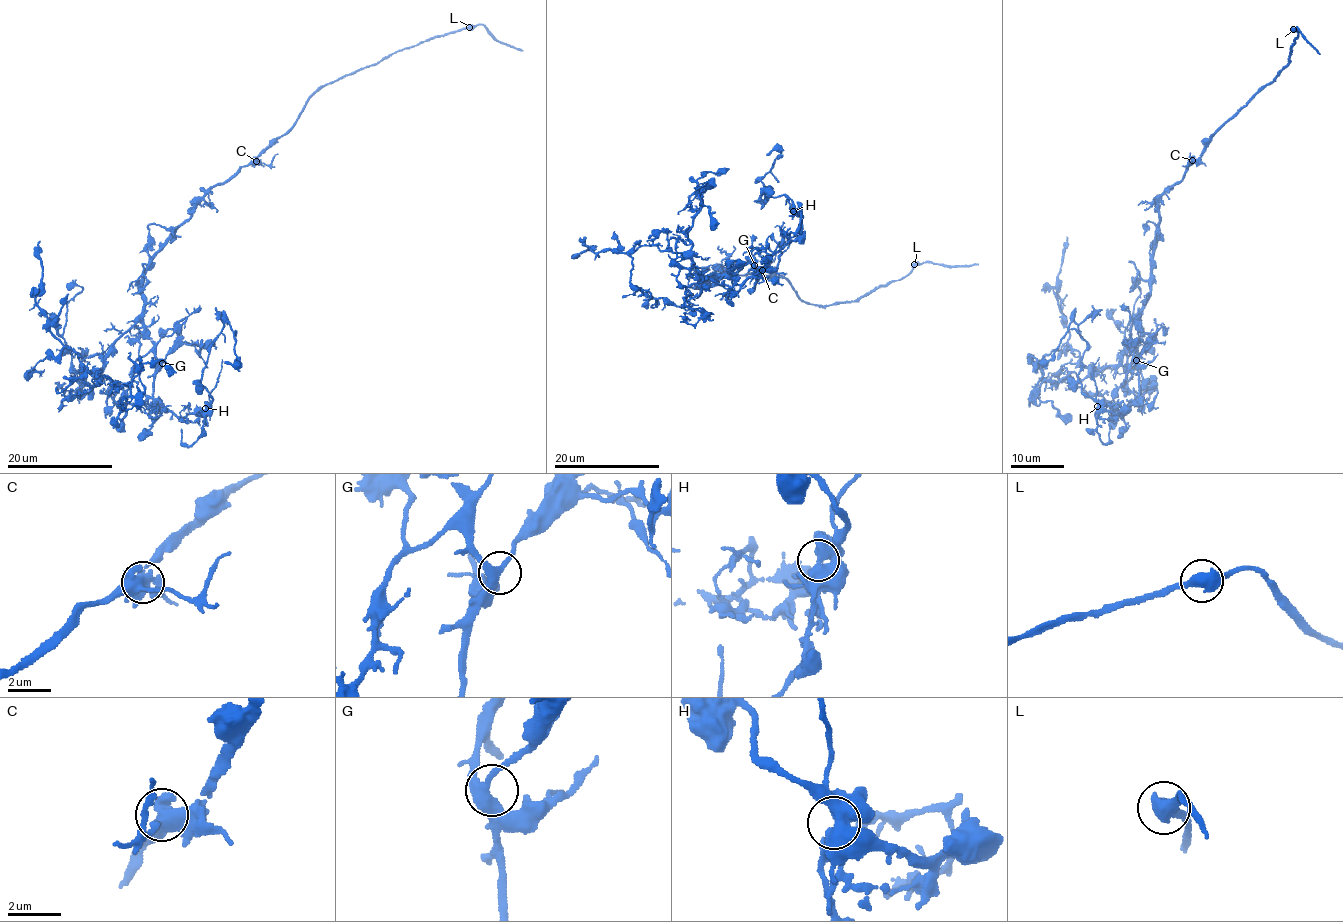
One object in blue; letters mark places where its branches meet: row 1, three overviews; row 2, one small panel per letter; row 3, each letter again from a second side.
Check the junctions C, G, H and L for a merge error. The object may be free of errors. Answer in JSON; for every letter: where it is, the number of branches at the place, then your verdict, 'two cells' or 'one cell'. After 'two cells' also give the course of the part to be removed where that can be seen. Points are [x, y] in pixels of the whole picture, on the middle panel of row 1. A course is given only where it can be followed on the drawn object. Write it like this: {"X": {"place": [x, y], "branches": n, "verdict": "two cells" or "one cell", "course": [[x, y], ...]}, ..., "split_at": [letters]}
{"C": {"place": [762, 270], "branches": 3, "verdict": "one cell"}, "G": {"place": [754, 265], "branches": 3, "verdict": "one cell"}, "H": {"place": [793, 211], "branches": 2, "verdict": "one cell"}, "L": {"place": [914, 264], "branches": 2, "verdict": "one cell"}, "split_at": []}

